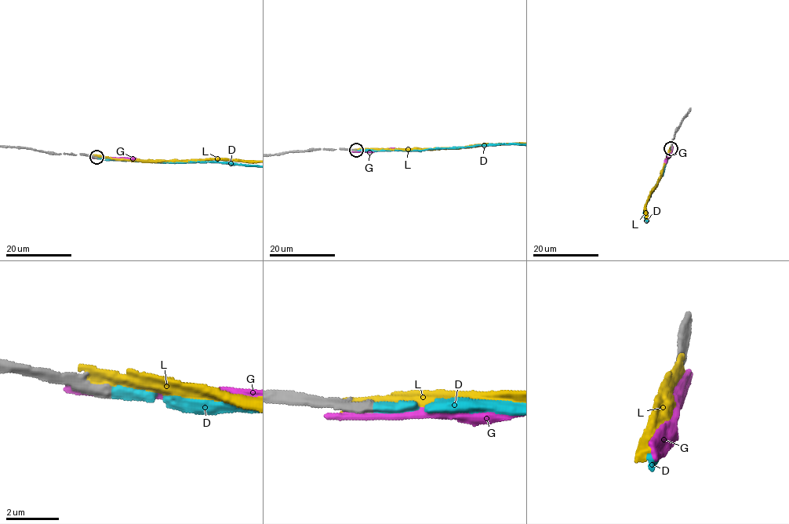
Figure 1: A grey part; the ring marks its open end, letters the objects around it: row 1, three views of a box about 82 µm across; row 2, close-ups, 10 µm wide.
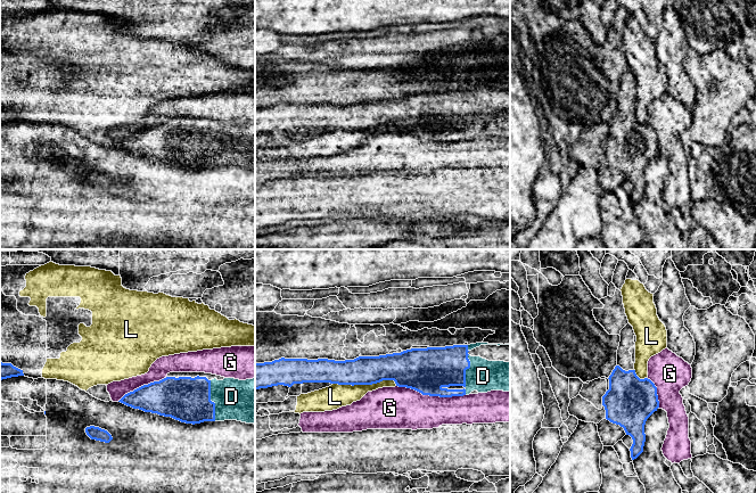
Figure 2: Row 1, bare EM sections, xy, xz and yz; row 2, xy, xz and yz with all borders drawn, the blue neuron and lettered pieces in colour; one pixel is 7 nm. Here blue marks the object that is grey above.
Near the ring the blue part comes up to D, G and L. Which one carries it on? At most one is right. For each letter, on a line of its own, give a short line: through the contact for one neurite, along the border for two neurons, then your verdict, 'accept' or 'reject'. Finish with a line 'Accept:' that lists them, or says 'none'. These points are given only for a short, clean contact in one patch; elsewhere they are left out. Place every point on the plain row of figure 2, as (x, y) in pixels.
D: accept
G: reject
L: reject
Accept: D

